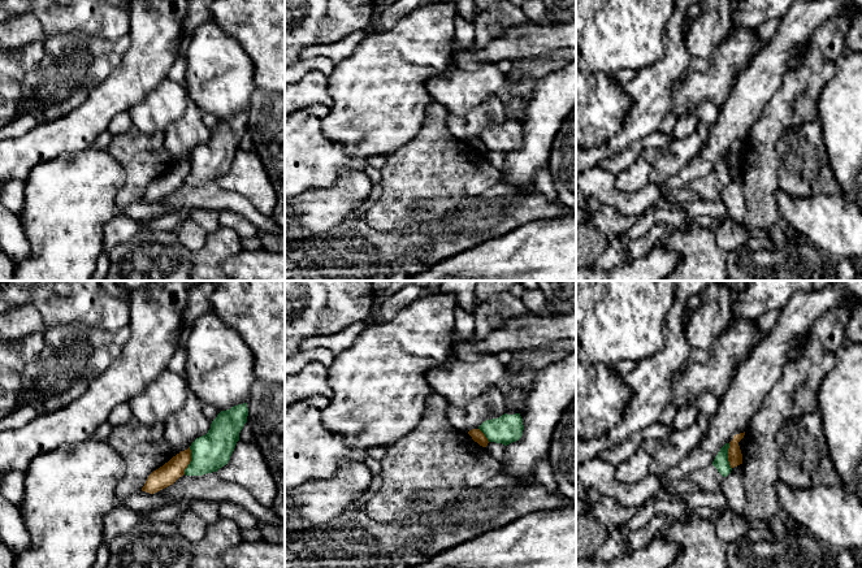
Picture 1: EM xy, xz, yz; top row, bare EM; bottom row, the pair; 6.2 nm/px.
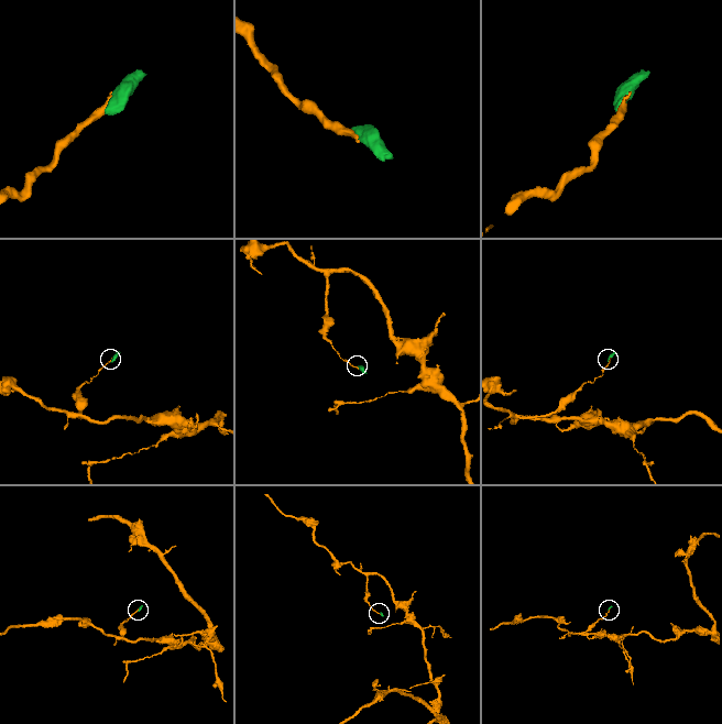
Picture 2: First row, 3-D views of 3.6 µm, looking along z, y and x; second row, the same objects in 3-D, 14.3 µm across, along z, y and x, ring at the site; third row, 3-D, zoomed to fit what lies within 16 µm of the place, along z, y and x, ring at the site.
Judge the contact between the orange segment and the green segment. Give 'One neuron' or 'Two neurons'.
Two neurons

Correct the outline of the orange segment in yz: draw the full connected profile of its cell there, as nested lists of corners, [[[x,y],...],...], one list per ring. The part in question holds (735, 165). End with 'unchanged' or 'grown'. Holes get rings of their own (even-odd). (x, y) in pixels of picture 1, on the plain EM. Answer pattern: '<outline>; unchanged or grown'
[[[745,140],[733,144],[733,148],[729,151],[729,157],[728,157],[728,170],[731,177],[735,177],[740,173],[742,173],[742,162],[738,155],[738,151],[744,147]]]; unchanged

